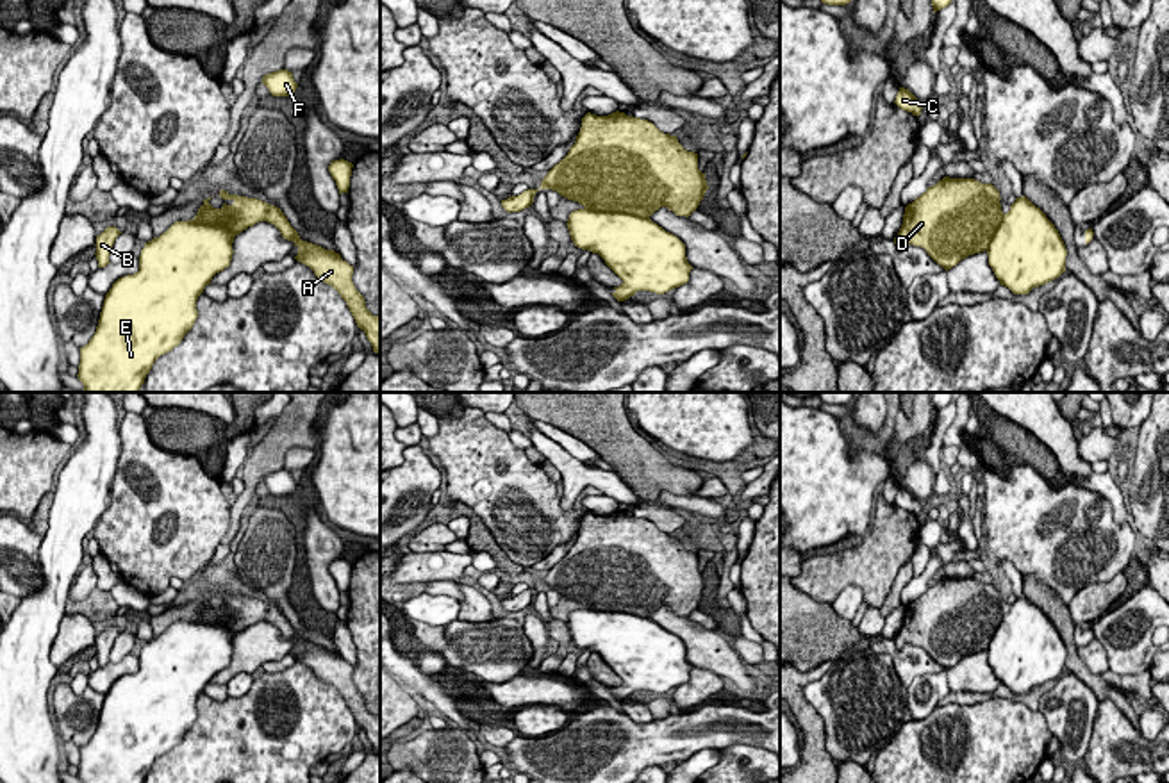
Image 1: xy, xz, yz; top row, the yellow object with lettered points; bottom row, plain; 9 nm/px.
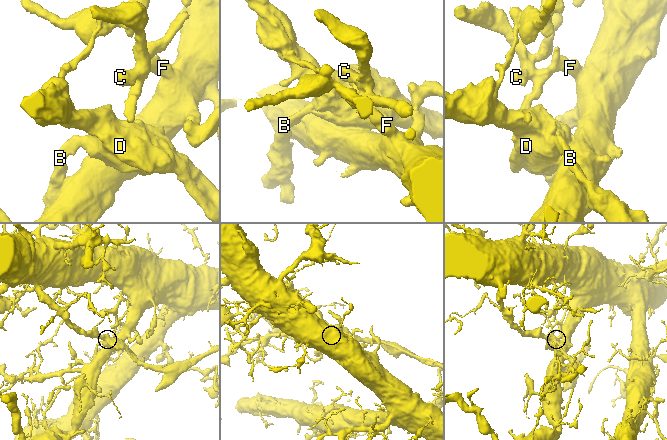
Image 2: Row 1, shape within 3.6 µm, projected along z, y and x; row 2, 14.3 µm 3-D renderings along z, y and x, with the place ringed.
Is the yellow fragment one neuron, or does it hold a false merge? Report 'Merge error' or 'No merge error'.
Merge error

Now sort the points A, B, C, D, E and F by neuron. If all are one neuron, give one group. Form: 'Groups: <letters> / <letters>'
Groups: A B D / C E F

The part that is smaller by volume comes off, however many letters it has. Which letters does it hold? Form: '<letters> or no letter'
A, B, D

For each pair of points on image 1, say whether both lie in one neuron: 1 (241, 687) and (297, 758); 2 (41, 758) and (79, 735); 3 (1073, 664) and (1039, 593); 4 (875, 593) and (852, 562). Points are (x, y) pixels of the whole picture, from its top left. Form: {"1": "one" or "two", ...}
{"1": "two", "2": "two", "3": "one", "4": "one"}

